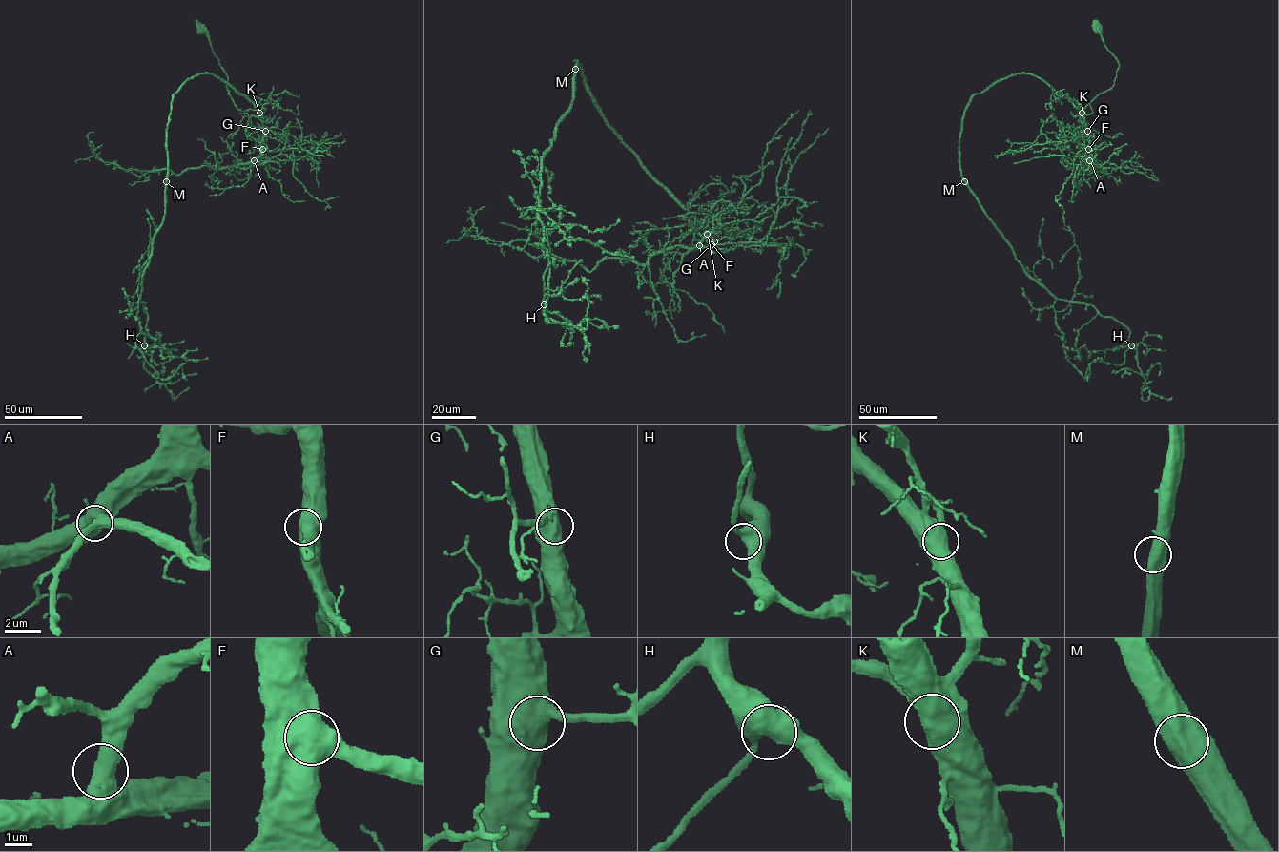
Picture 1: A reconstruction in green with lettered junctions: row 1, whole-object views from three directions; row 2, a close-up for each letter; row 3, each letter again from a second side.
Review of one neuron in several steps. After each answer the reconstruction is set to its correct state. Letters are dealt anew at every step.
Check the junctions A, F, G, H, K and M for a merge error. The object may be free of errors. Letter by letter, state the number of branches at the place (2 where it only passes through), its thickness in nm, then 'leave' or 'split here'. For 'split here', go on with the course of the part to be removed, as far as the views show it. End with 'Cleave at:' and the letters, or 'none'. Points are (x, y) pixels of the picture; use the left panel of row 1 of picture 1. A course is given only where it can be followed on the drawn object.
A: 2 branches meet; 600 nm thick; leave
F: 2 branches meet; 700 nm thick; leave
G: 2 branches meet; 700 nm thick; leave
H: 2 branches meet; 600 nm thick; leave
K: 2 branches meet; 650 nm thick; leave
M: 2 branches meet; 600 nm thick; leave
Cleave at: none

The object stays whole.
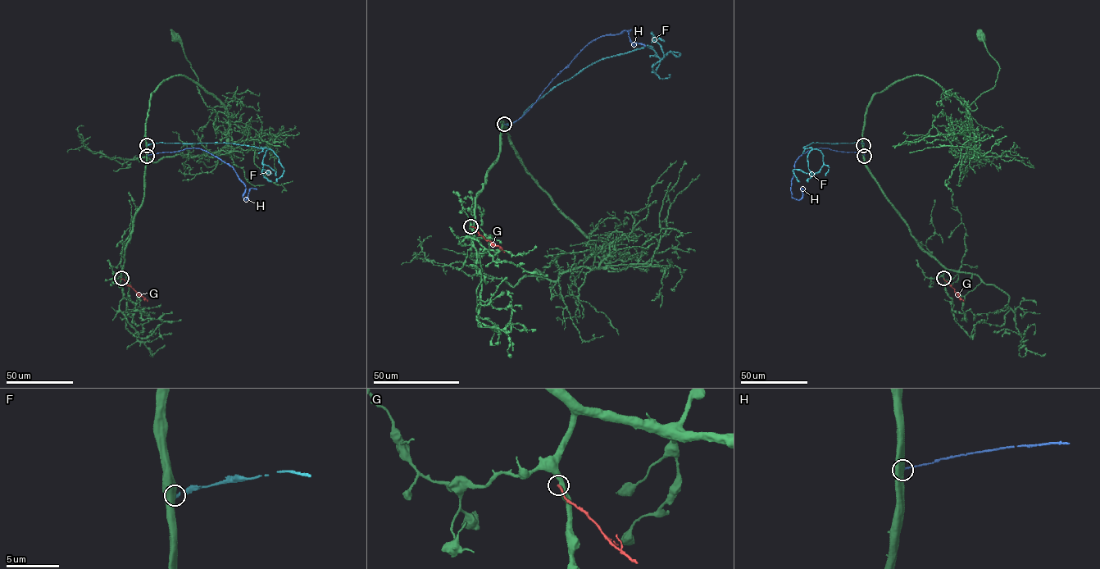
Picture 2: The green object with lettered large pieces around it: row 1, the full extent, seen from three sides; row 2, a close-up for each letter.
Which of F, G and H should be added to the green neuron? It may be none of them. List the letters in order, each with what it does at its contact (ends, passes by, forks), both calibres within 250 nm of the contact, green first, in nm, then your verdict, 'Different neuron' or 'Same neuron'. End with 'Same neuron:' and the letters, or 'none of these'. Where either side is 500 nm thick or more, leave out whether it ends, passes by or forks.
F: Thickness 750 nm (green) against 200 nm. Different neuron
G: It ends there. Thickness 480 nm (green) against 240 nm. Different neuron
H: Thickness 750 nm (green) against 130 nm. Different neuron
Same neuron: none of these

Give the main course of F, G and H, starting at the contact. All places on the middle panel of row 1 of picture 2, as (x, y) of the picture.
F: (504, 124), (601, 60), (648, 46), (659, 58), (654, 70), (663, 53), (652, 33), (665, 42)
G: (470, 226), (486, 240), (499, 246), (503, 252)
H: (504, 124), (521, 117), (552, 80), (602, 36), (630, 29), (627, 31), (634, 45), (645, 46)

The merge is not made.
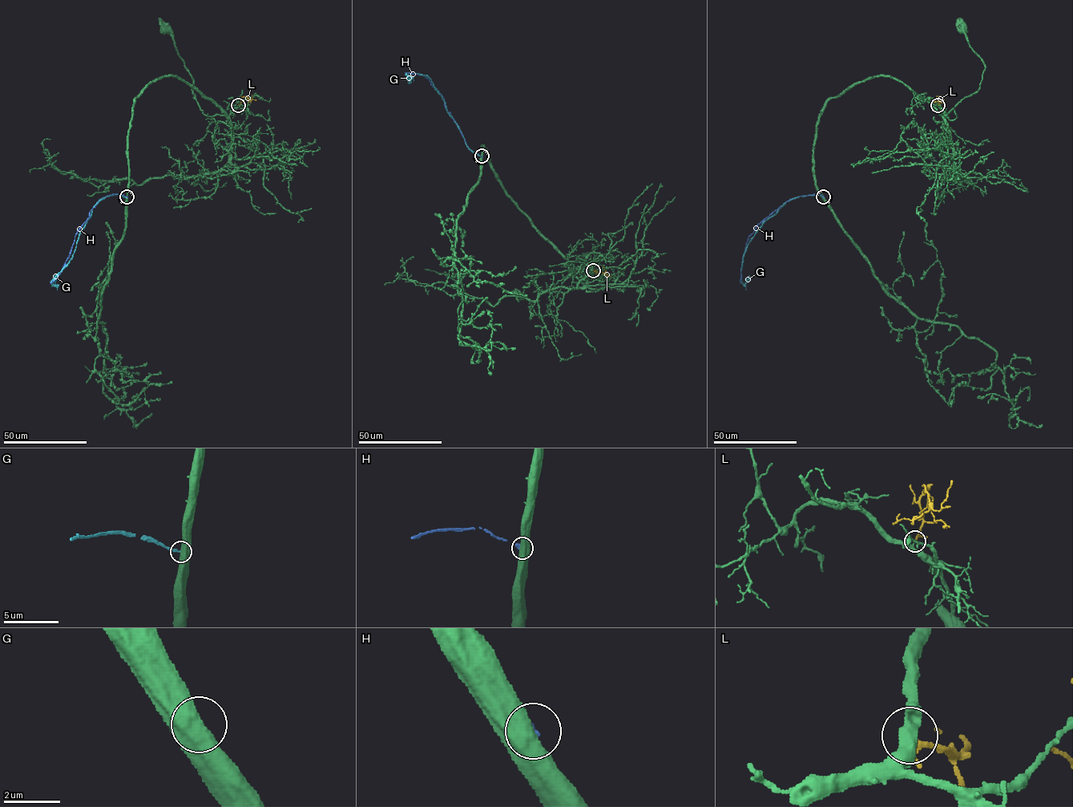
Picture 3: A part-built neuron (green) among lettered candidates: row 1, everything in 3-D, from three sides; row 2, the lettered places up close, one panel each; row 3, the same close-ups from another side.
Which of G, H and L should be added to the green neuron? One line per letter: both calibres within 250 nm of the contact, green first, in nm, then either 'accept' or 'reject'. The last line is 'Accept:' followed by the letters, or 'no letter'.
G: 550/140 nm | reject
H: 550/340 nm | reject
L: 320/130 nm | accept
Accept: L

